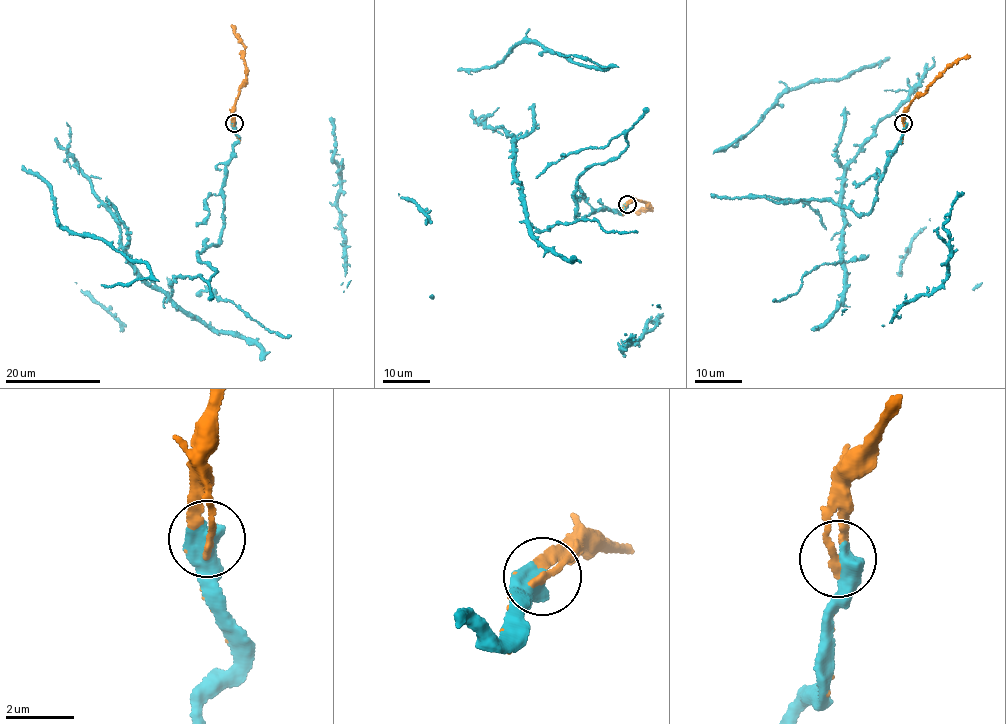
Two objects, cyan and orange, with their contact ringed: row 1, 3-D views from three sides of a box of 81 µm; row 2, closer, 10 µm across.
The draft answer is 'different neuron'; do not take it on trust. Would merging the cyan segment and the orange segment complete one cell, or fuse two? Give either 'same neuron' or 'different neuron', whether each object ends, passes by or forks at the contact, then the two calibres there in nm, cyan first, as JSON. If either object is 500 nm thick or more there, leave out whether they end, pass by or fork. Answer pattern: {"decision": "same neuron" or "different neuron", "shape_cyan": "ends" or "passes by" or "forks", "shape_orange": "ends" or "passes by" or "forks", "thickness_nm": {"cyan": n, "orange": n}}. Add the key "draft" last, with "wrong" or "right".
{"decision": "same neuron", "thickness_nm": {"cyan": 650, "orange": 240}, "draft": "wrong"}

